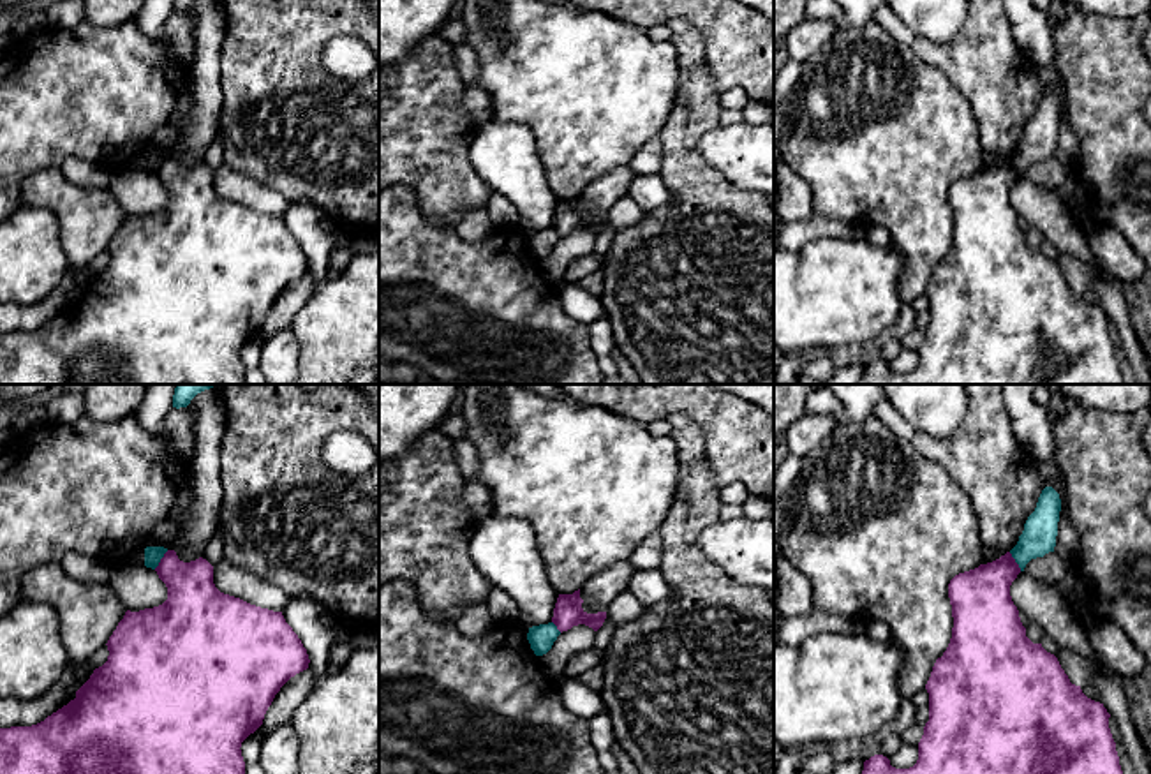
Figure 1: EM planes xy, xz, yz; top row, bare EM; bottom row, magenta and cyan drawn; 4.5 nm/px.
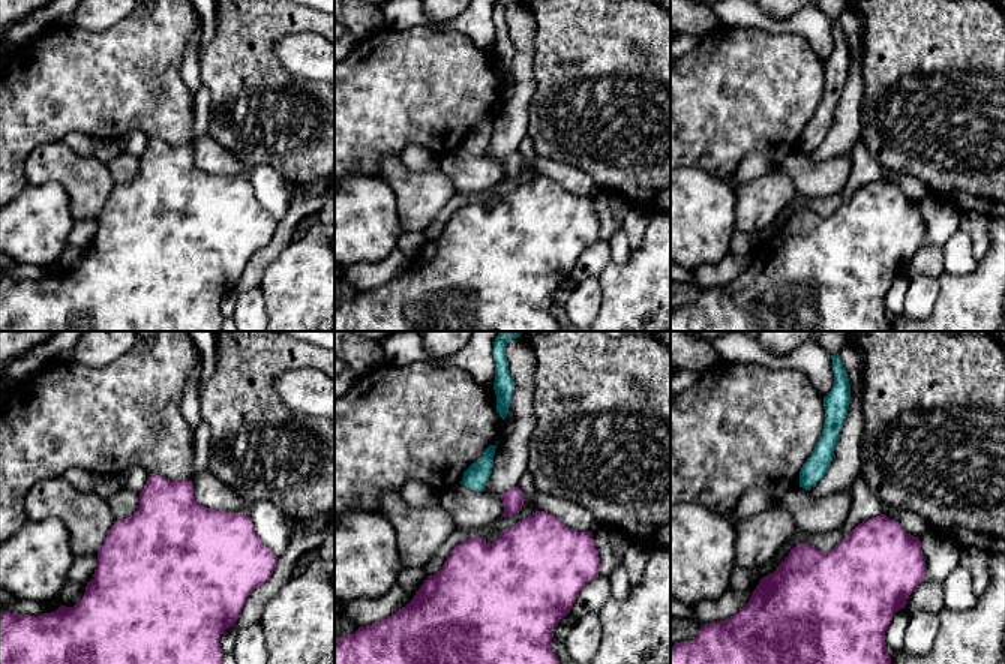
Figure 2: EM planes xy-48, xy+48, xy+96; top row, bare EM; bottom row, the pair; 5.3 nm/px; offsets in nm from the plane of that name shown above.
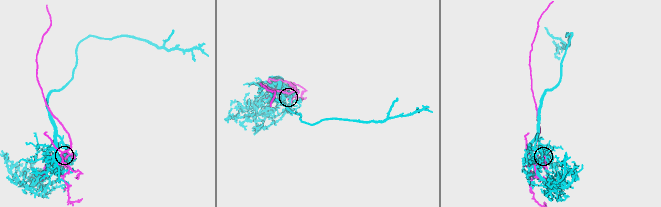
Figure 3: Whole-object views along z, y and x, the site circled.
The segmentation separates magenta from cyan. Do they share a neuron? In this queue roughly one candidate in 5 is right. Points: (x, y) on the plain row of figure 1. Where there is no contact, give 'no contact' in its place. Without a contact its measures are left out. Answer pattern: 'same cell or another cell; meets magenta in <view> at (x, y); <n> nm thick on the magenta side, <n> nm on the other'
another cell; meets magenta in xy at (161, 164); 240 nm thick on the magenta side, 80 nm on the other

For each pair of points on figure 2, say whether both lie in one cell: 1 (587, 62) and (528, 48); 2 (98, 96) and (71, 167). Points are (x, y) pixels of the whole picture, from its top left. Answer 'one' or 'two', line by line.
1: two
2: two

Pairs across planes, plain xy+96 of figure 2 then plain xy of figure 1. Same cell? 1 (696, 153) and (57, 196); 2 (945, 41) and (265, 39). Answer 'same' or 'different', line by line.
1: different
2: same

